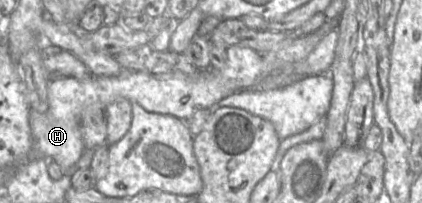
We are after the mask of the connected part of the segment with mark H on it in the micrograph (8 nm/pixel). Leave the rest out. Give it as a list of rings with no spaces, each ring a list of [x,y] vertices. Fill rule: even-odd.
[[[333,29],[306,59],[284,67],[281,71],[275,71],[276,66],[266,63],[263,54],[251,48],[233,45],[226,49],[227,61],[223,68],[199,69],[188,78],[157,79],[143,72],[124,70],[120,75],[113,77],[93,75],[86,80],[73,77],[50,80],[47,90],[47,111],[39,113],[29,110],[35,156],[53,158],[60,165],[63,175],[69,174],[85,149],[81,135],[81,119],[89,107],[106,107],[117,99],[125,98],[137,102],[148,112],[187,118],[201,109],[213,110],[220,100],[236,92],[254,89],[260,80],[272,73],[293,73],[299,77],[329,73],[334,62],[338,39],[338,30]]]

